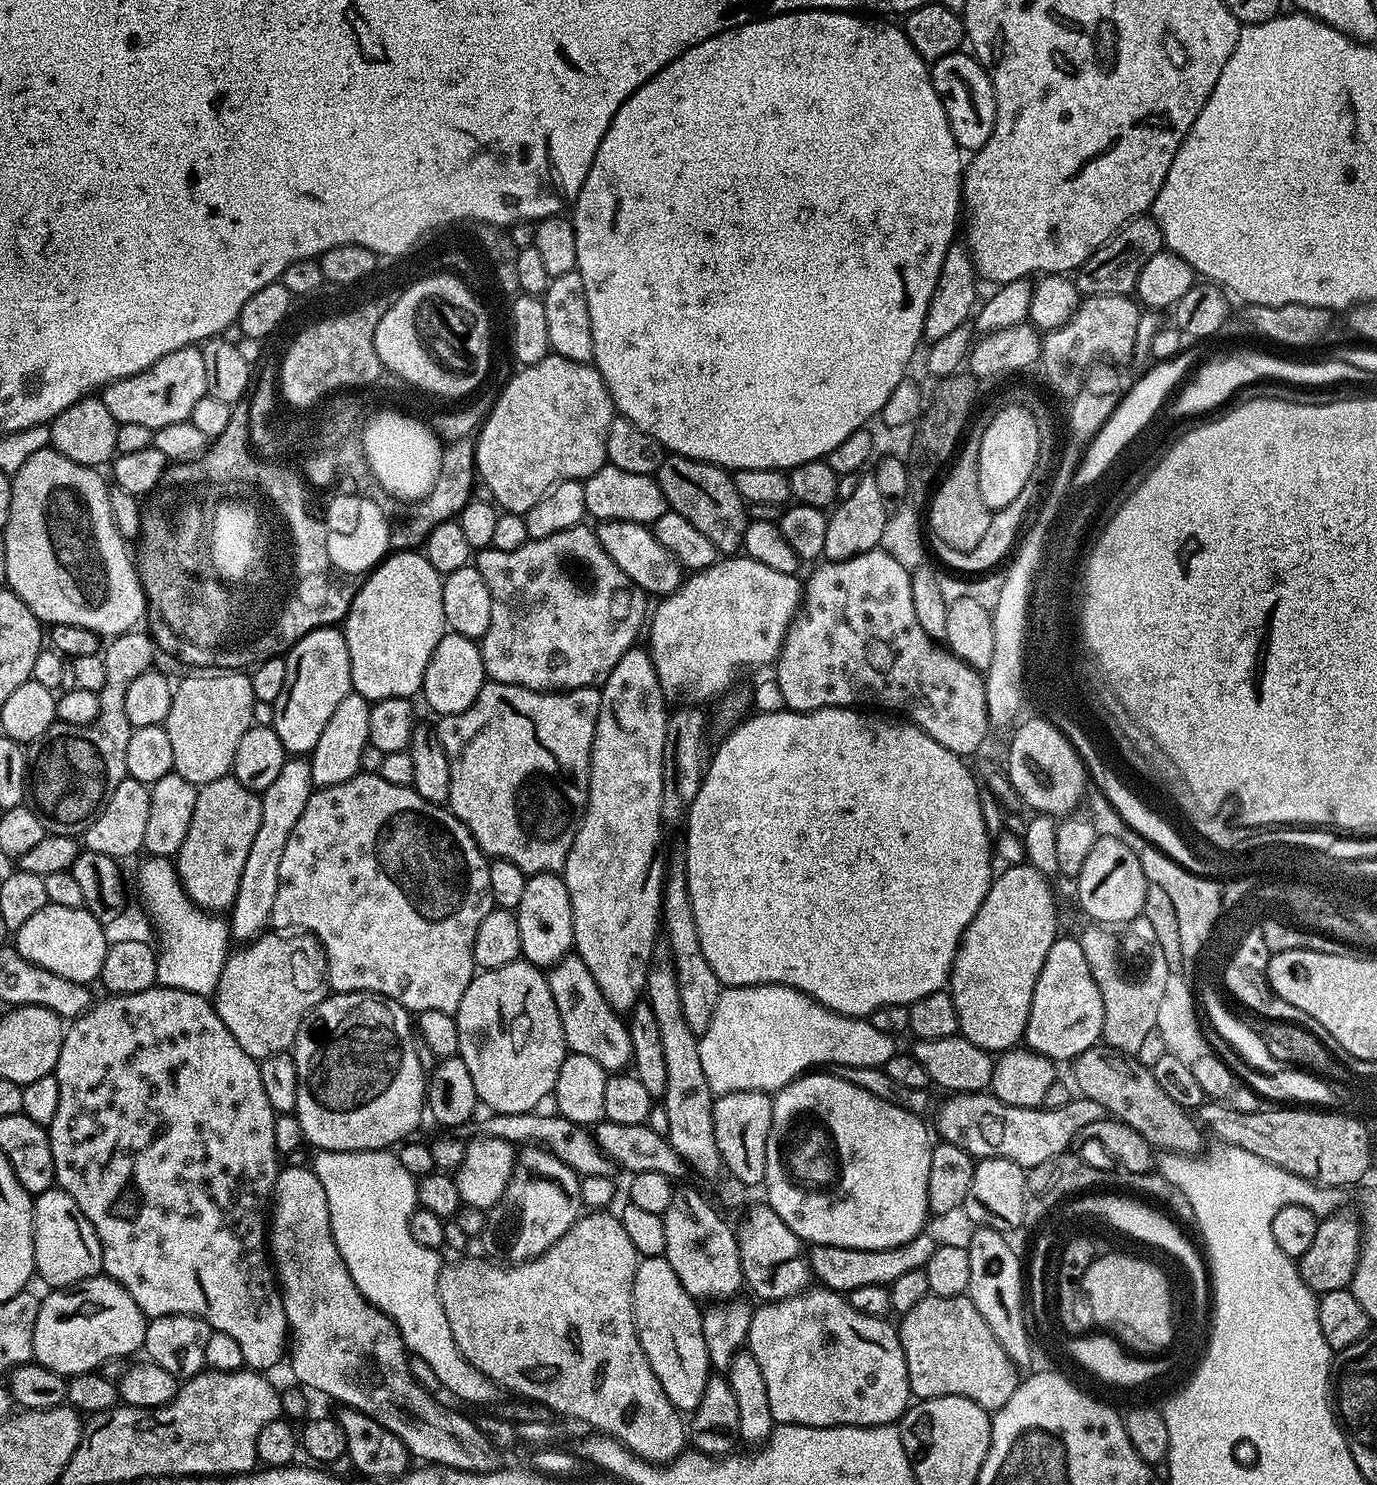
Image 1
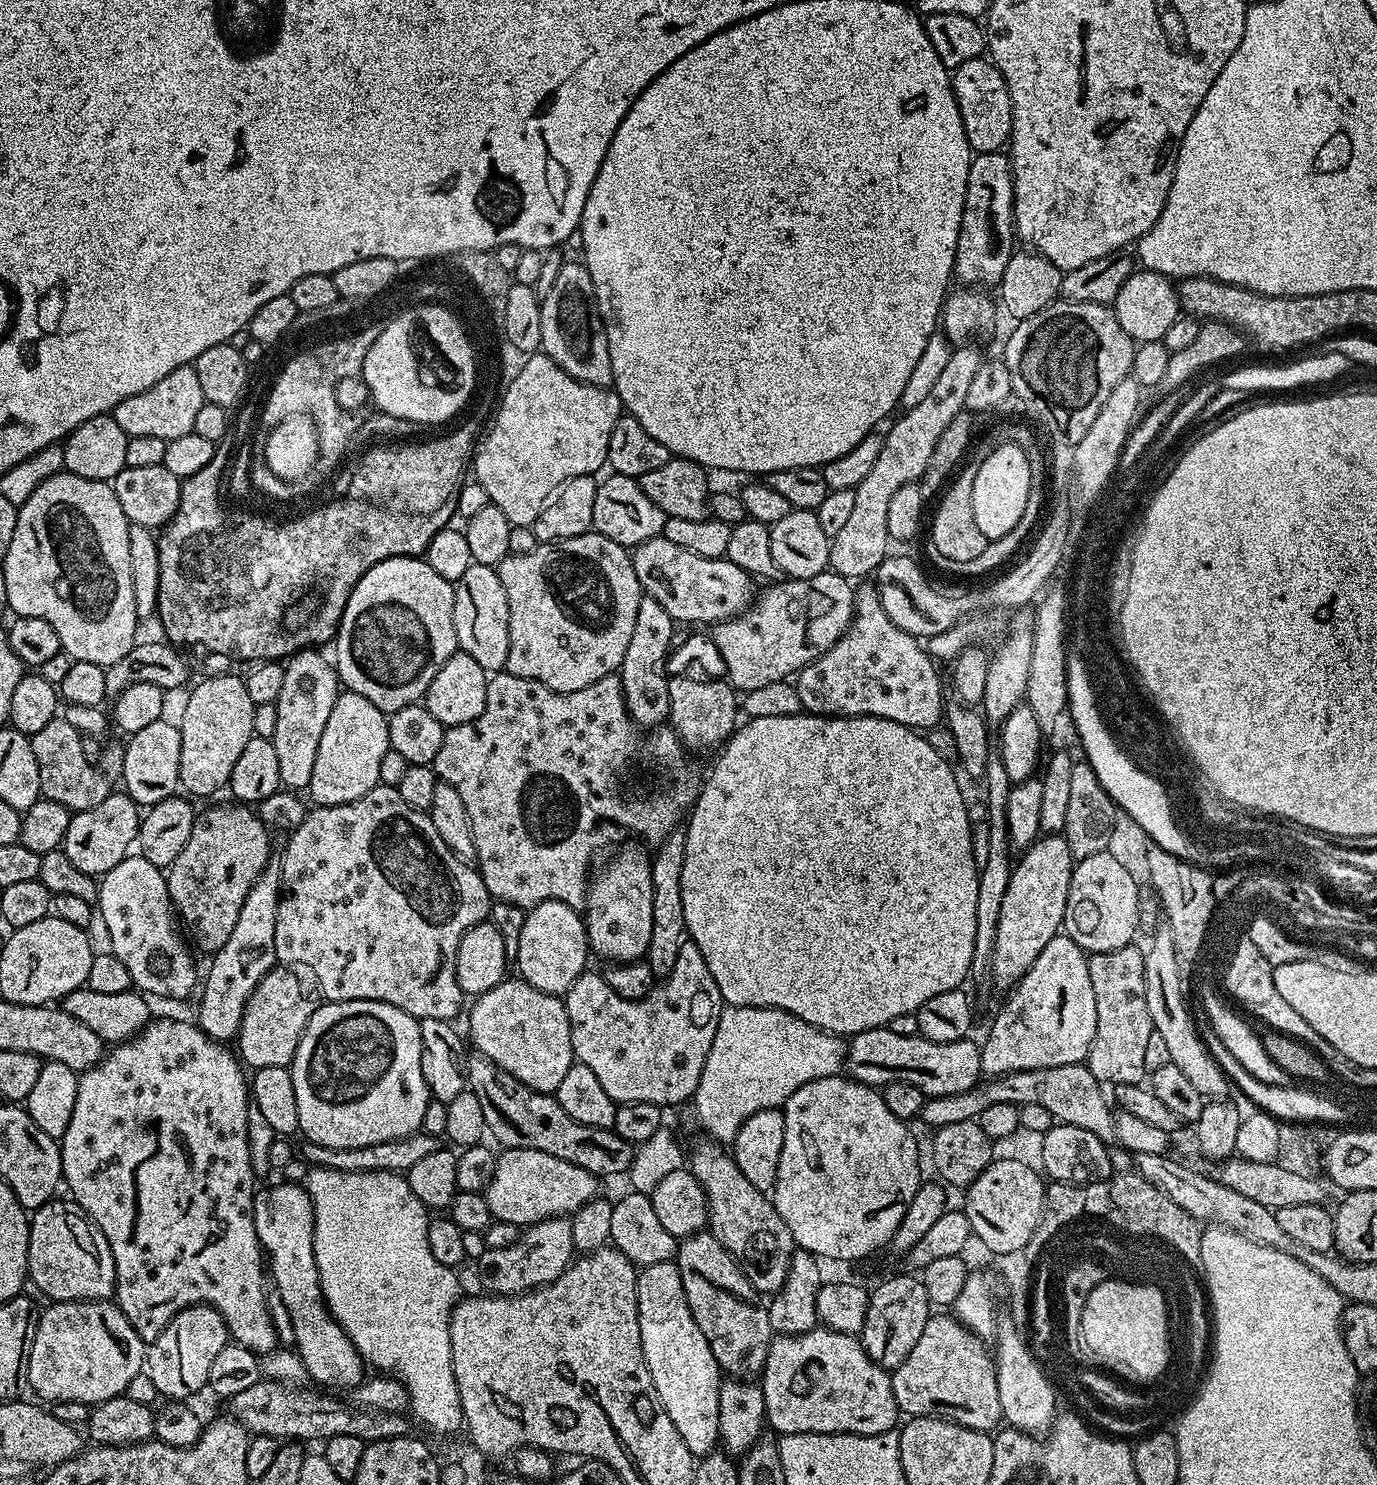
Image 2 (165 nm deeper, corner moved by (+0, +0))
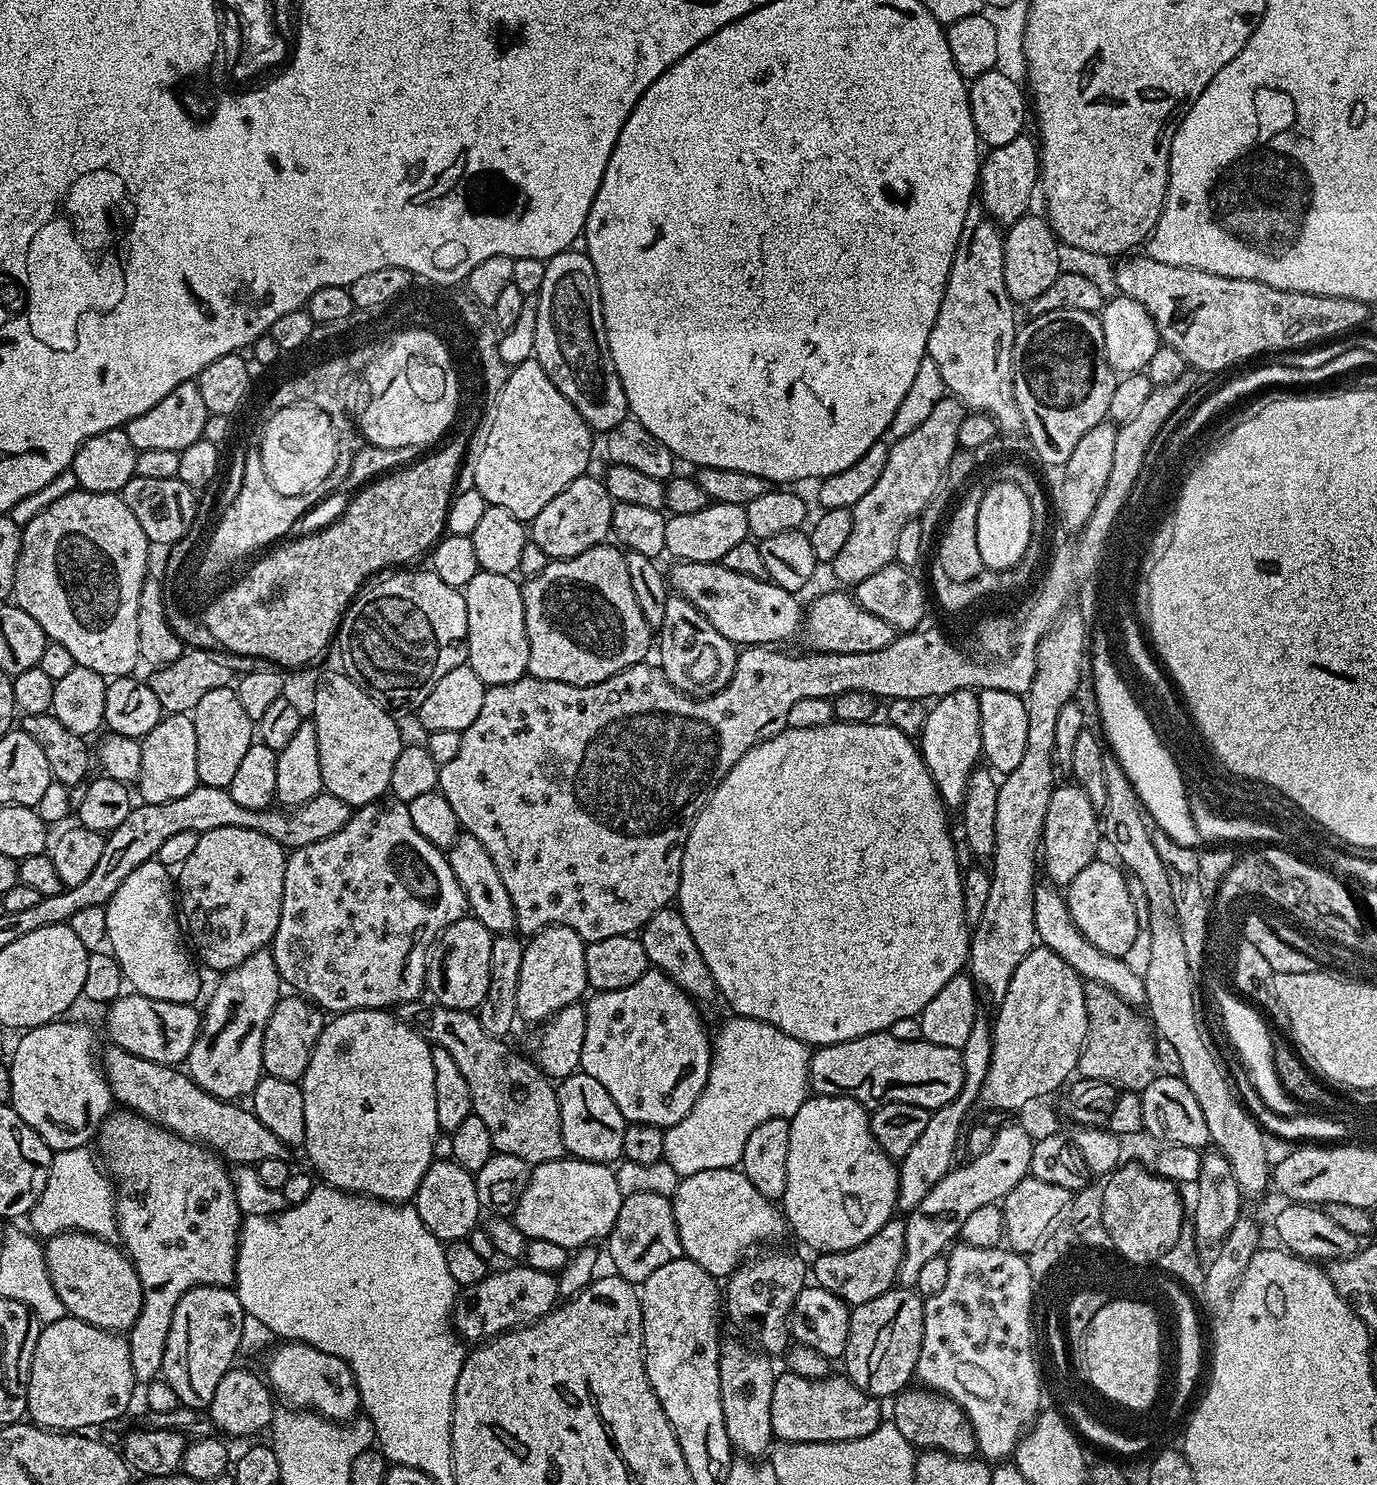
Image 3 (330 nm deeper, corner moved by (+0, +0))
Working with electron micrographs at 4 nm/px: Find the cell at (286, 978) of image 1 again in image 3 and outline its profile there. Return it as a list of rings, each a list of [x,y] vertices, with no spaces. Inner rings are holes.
[[[299,994],[281,995],[280,1001],[274,1006],[274,1014],[270,1014],[270,1022],[266,1022],[266,1034],[262,1038],[265,1073],[283,1080],[303,1081],[304,1071],[325,1023],[325,1013],[311,1000]]]

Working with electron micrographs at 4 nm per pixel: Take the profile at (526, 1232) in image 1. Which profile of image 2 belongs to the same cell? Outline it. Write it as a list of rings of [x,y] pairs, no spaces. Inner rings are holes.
[[[549,1216],[537,1224],[529,1224],[520,1233],[520,1240],[505,1249],[486,1248],[485,1253],[474,1261],[476,1276],[485,1293],[494,1296],[518,1296],[534,1288],[545,1288],[558,1279],[574,1259],[574,1238],[570,1238],[570,1219],[563,1216]]]

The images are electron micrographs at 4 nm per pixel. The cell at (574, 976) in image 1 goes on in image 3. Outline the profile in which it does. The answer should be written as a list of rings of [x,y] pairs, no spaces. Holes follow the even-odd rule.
[[[655,970],[642,974],[638,982],[622,990],[596,992],[587,997],[584,1004],[586,1038],[582,1042],[579,1071],[590,1074],[590,1078],[595,1078],[604,1087],[606,1094],[614,1098],[618,1110],[622,1110],[625,1121],[669,1128],[682,1122],[682,1118],[690,1114],[690,1106],[698,1102],[708,1081],[714,1044],[696,1008],[699,1008],[697,1001],[680,989],[665,972]]]

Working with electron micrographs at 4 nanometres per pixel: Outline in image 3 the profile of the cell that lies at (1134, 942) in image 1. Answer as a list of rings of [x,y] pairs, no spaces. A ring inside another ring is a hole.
[[[1098,982],[1085,983],[1084,1001],[1086,1002],[1088,1033],[1084,1039],[1084,1049],[1076,1063],[1076,1072],[1083,1079],[1106,1082],[1126,1092],[1143,1092],[1144,1088],[1150,1086],[1150,1082],[1158,1075],[1155,1062],[1156,1041],[1149,1021],[1143,1015],[1140,1017],[1136,1013],[1139,1011],[1133,1010],[1125,1004],[1122,998],[1118,998],[1118,994],[1114,994],[1114,990],[1102,986]]]

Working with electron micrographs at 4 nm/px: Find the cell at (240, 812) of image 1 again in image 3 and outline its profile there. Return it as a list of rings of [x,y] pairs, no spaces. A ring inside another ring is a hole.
[[[242,826],[199,833],[198,846],[178,869],[178,908],[201,965],[223,974],[271,945],[282,914],[285,878],[286,849],[274,838]]]

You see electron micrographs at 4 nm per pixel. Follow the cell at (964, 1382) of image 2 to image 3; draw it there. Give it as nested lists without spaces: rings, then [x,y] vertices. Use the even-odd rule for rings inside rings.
[[[909,1386],[891,1401],[891,1424],[916,1450],[935,1450],[951,1456],[977,1455],[974,1430],[962,1409],[949,1398],[923,1386]]]

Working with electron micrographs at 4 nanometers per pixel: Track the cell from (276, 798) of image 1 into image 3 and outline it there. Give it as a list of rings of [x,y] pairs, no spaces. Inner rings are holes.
[[[268,950],[254,953],[217,980],[220,981],[208,1005],[202,1008],[200,1033],[194,1038],[194,1046],[190,1046],[186,1071],[193,1082],[211,1096],[236,1102],[241,1099],[239,1096],[251,1094],[260,1077],[265,1075],[262,1038],[266,1034],[266,1022],[270,1022],[270,1014],[274,1014],[274,1006],[280,1001],[282,981]]]

